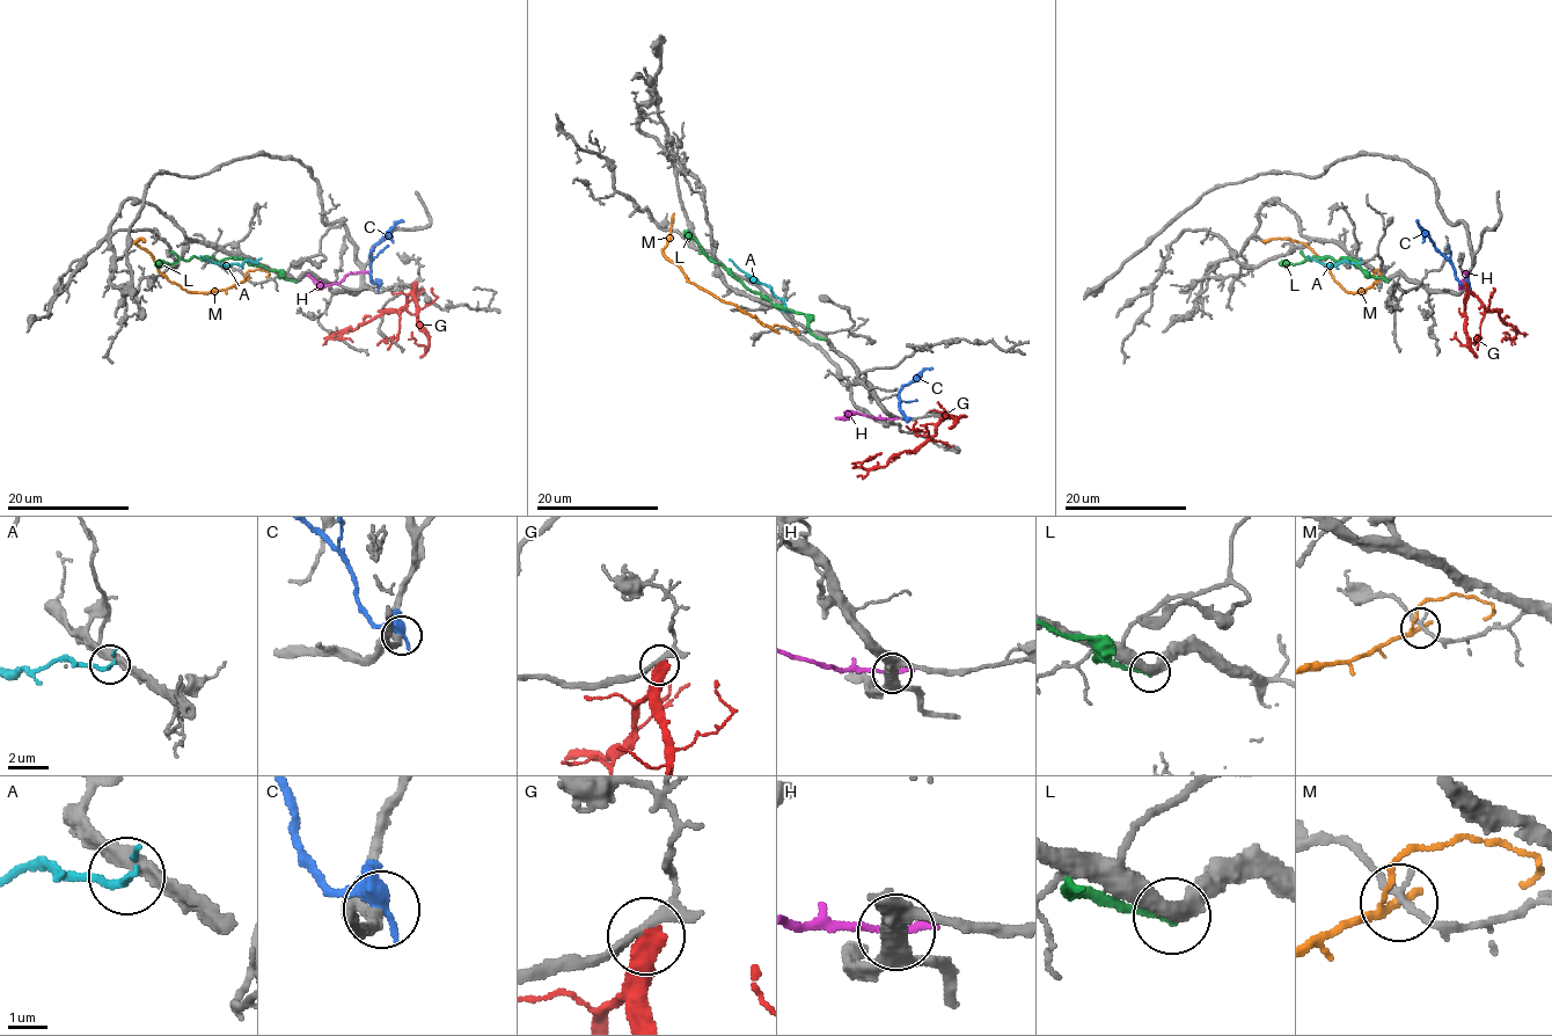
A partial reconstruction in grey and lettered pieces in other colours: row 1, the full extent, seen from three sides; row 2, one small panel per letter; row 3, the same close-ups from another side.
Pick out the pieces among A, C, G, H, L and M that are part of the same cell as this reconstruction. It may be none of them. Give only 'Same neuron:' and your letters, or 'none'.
Same neuron: none

